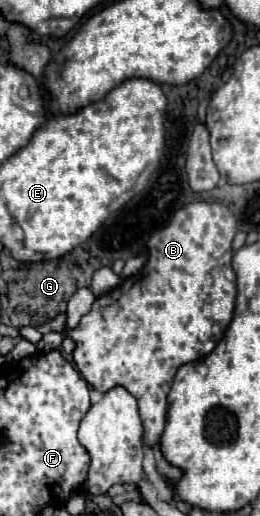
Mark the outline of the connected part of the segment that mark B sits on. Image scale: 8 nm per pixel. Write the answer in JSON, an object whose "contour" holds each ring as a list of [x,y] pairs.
{"contour":[[[198,201],[198,203],[188,203],[184,205],[182,209],[178,209],[178,213],[172,217],[172,221],[160,229],[158,233],[154,233],[148,243],[146,243],[146,251],[148,251],[148,261],[144,265],[144,269],[140,271],[140,275],[134,279],[128,277],[124,279],[116,289],[112,289],[110,293],[98,297],[90,309],[88,315],[82,317],[82,321],[78,323],[76,329],[68,331],[66,337],[72,337],[76,341],[76,349],[74,349],[74,363],[78,367],[78,371],[82,373],[82,377],[94,387],[98,389],[100,393],[106,393],[106,389],[112,389],[114,385],[122,385],[126,387],[136,399],[138,399],[138,407],[140,407],[140,417],[142,417],[142,423],[144,423],[144,437],[148,441],[148,445],[154,449],[154,455],[156,455],[156,465],[158,465],[158,473],[166,479],[168,487],[172,487],[172,483],[180,477],[180,469],[172,467],[160,453],[160,447],[158,447],[158,441],[160,441],[160,435],[164,431],[164,421],[166,421],[166,407],[168,407],[168,393],[170,393],[170,387],[172,387],[172,381],[174,381],[174,375],[178,371],[178,367],[186,365],[186,363],[192,363],[204,355],[208,355],[216,345],[218,341],[222,339],[230,319],[232,319],[232,313],[234,313],[234,305],[236,305],[236,275],[232,271],[232,239],[236,235],[236,221],[234,221],[234,215],[230,213],[228,207],[224,207],[222,203],[206,203],[206,201]]]}

